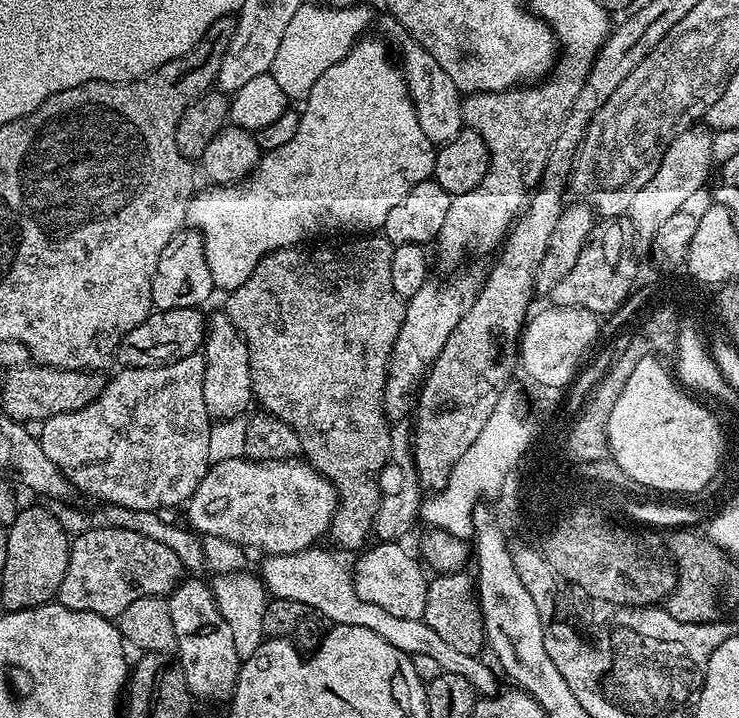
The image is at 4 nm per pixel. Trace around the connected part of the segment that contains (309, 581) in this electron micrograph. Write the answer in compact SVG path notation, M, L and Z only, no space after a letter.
M313 546L295 552L294 554L265 555L264 574L262 581L267 591L277 600L289 600L290 602L302 602L316 611L317 617L324 616L333 625L345 624L346 626L366 626L366 630L374 630L378 638L386 638L390 646L398 646L408 656L414 654L430 654L435 658L442 672L450 674L462 674L471 682L481 697L487 698L496 695L498 685L496 676L483 664L480 656L461 654L454 646L450 646L430 626L426 626L424 619L398 618L382 610L382 606L374 606L374 602L366 602L358 598L356 588L352 584L352 573L335 556L335 551L327 552L324 546Z

